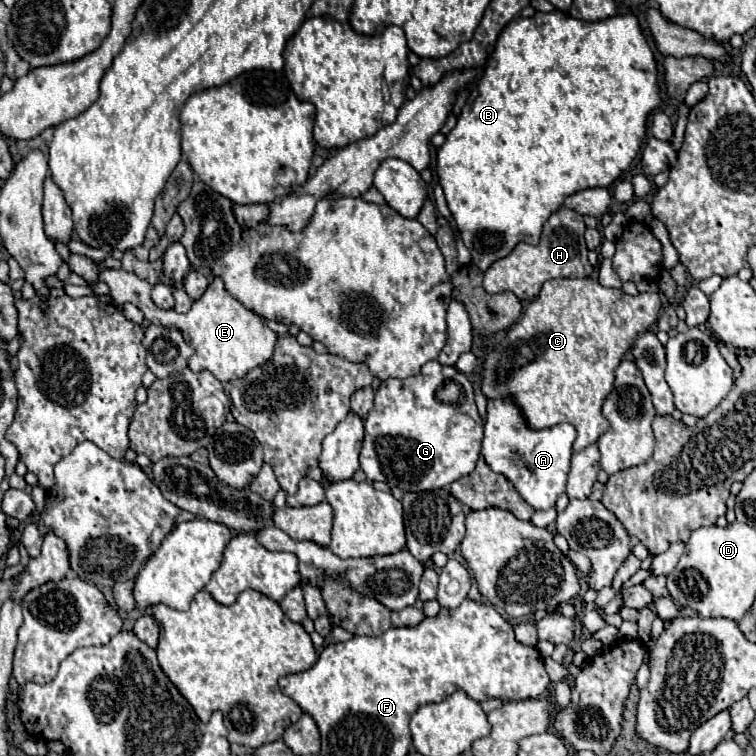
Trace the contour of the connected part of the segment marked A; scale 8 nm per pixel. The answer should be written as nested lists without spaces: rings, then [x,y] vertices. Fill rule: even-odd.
[[[489,400],[483,458],[487,466],[511,480],[515,490],[533,510],[549,510],[565,492],[565,480],[571,460],[571,444],[577,432],[571,424],[557,424],[545,430],[531,430],[513,402]]]

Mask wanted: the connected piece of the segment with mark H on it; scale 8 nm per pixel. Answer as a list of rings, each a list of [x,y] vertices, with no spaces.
[[[559,208],[543,226],[541,242],[537,246],[531,244],[517,244],[515,250],[497,260],[483,278],[483,288],[487,294],[501,294],[513,292],[521,302],[531,302],[537,298],[543,282],[553,278],[587,278],[593,272],[593,266],[587,260],[587,246],[585,246],[585,224],[583,216],[569,208]]]

